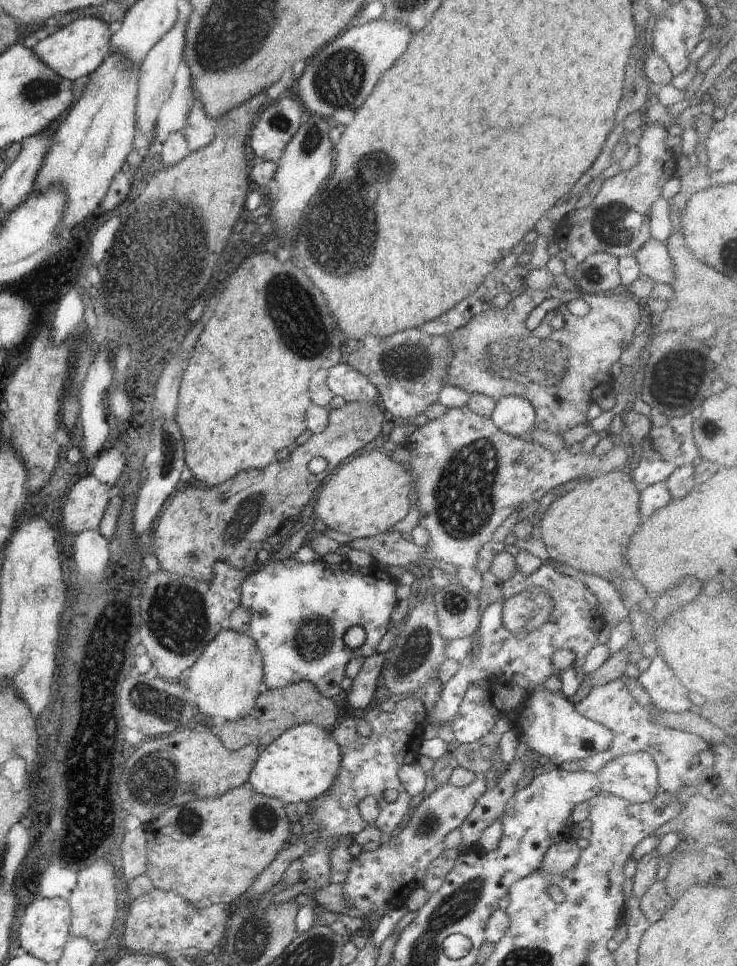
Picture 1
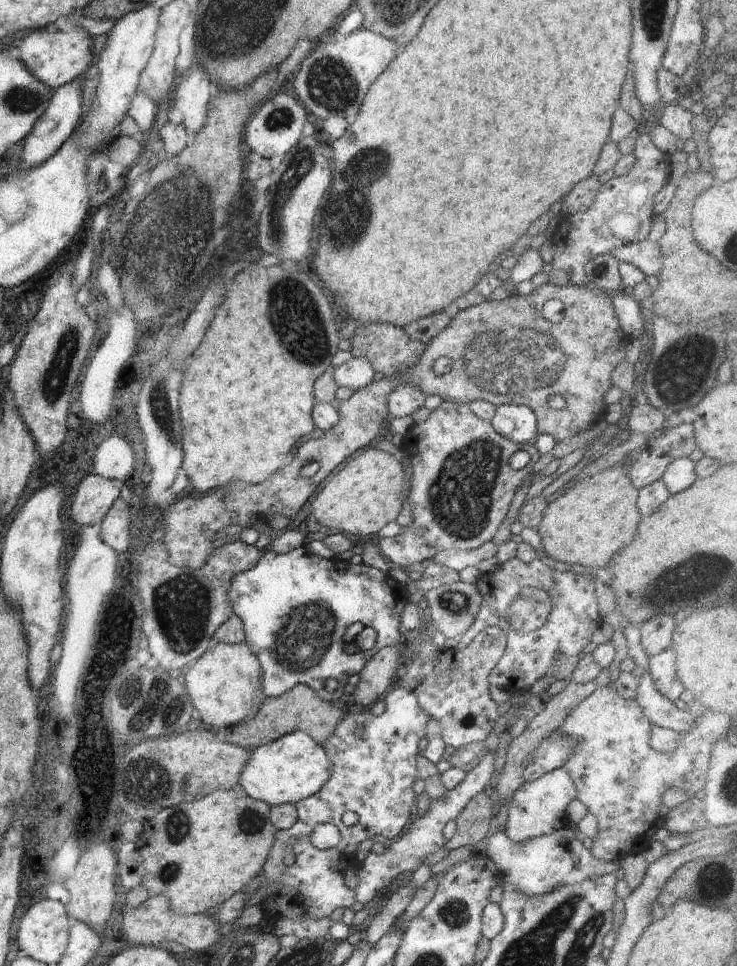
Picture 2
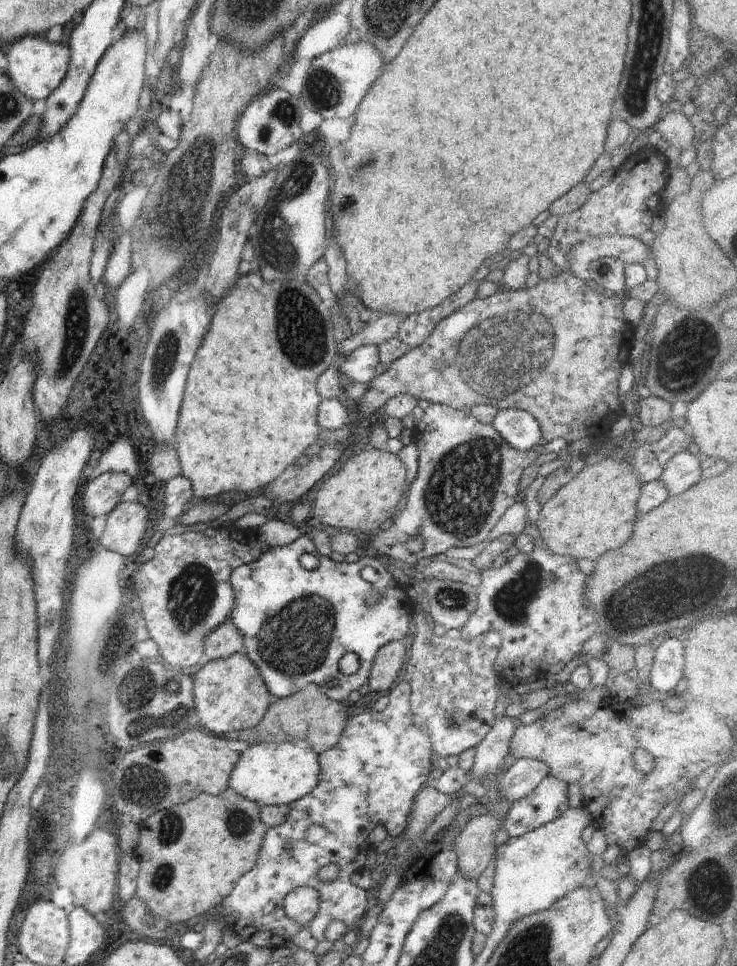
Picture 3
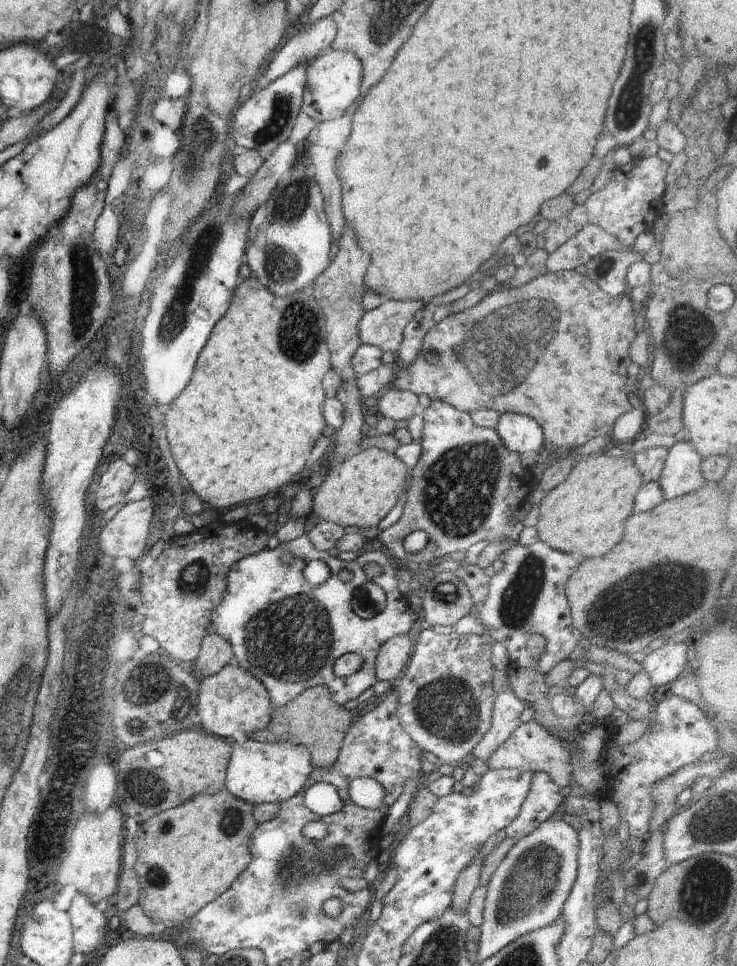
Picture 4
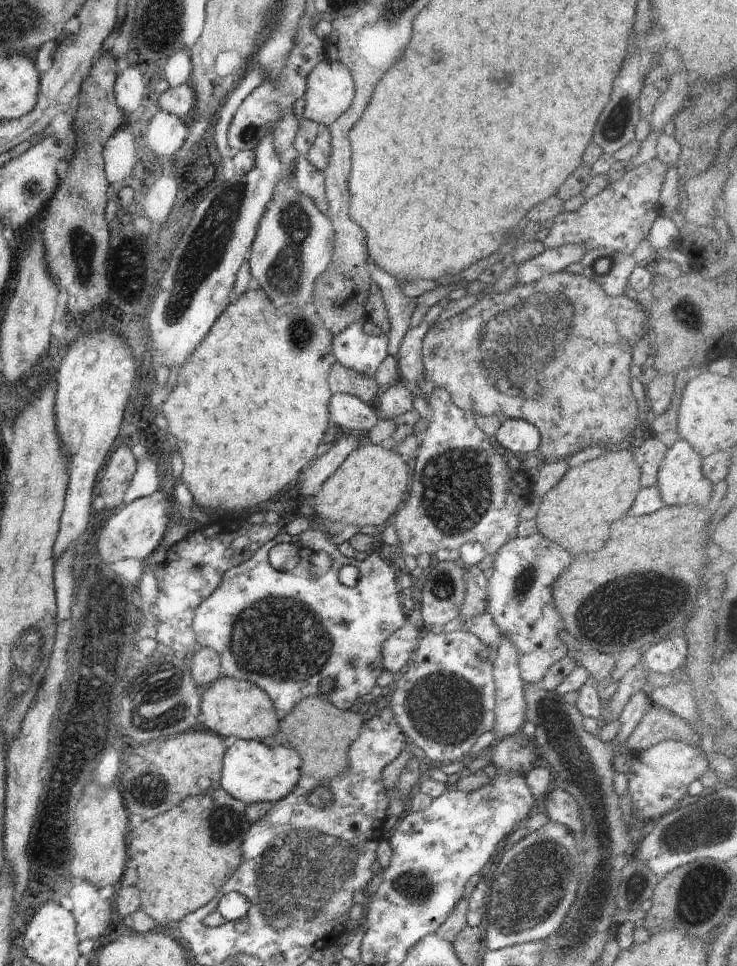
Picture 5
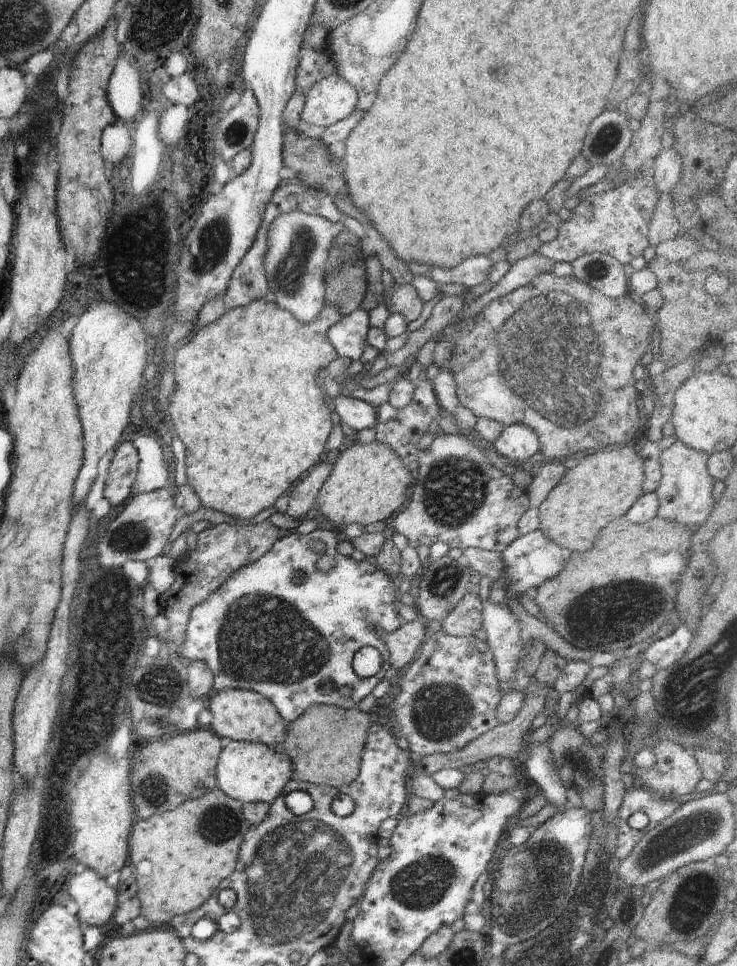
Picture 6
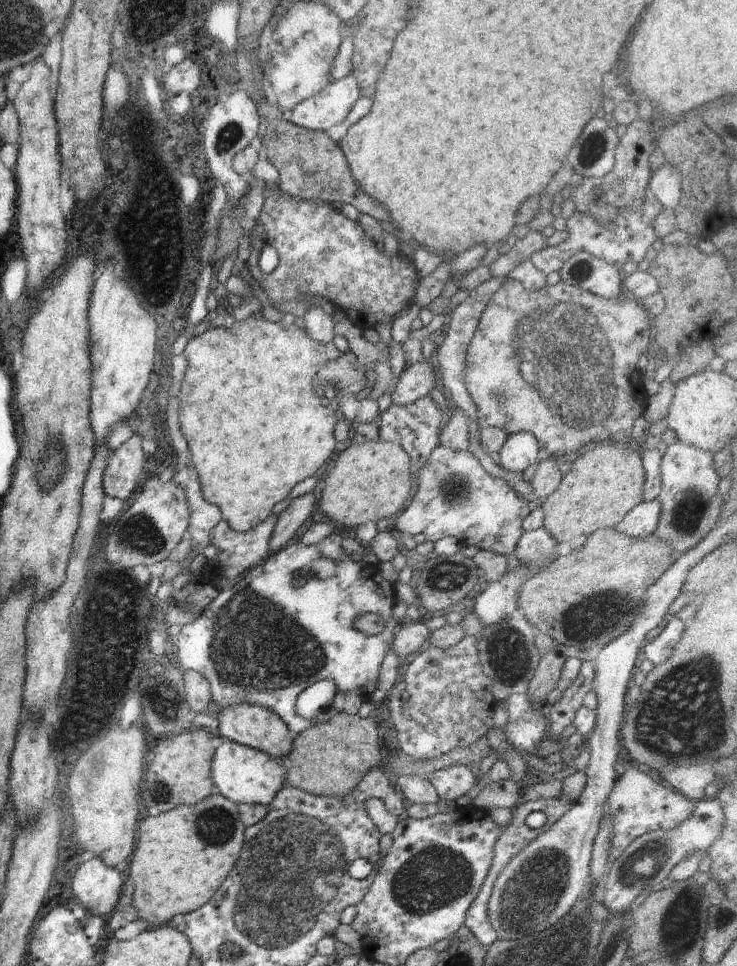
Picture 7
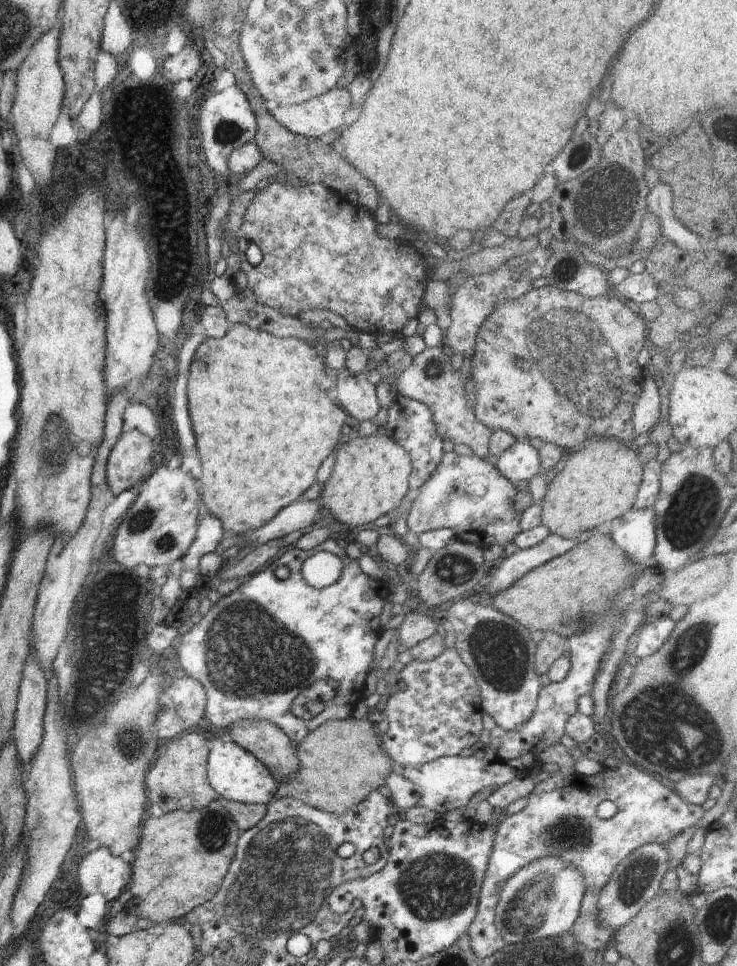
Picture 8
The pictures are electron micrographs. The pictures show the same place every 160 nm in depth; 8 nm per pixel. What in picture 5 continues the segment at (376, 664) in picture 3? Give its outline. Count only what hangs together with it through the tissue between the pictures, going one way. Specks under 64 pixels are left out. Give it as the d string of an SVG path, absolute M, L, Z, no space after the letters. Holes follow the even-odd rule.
M407 623L396 630L385 642L382 648L383 671L396 674L412 660L412 654L418 648L418 642L424 630L414 624Z

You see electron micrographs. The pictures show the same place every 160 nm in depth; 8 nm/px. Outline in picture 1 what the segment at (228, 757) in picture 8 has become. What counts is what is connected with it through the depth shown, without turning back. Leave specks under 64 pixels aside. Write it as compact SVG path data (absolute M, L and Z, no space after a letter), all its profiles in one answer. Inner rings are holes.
M300 723L290 727L259 752L249 783L260 794L277 798L284 804L316 802L333 786L341 767L341 750L330 730Z

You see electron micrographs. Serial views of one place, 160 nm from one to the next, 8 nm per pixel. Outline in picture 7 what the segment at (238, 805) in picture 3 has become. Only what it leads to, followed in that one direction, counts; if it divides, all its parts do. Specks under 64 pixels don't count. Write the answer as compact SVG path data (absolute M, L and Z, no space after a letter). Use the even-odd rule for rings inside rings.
M217 791L199 803L180 805L142 819L138 823L134 852L128 860L127 871L134 885L131 905L136 909L138 918L161 926L176 915L188 914L204 906L234 868L242 852L245 828L238 805Z

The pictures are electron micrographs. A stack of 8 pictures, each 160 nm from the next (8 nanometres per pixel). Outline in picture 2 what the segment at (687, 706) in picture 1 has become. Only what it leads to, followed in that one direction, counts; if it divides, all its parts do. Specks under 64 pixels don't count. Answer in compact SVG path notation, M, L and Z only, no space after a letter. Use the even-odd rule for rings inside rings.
M672 649L652 658L648 657L648 668L650 668L650 678L654 680L654 686L658 688L658 692L671 702L678 700L680 694L684 692L684 686L678 679L676 656Z

